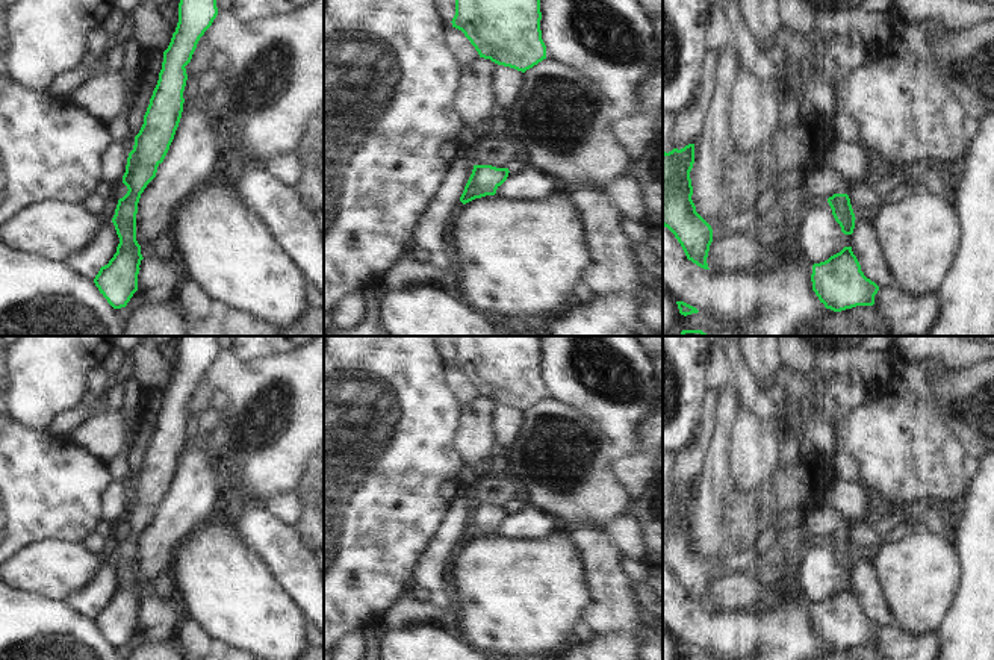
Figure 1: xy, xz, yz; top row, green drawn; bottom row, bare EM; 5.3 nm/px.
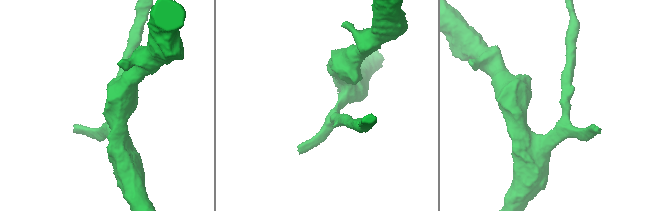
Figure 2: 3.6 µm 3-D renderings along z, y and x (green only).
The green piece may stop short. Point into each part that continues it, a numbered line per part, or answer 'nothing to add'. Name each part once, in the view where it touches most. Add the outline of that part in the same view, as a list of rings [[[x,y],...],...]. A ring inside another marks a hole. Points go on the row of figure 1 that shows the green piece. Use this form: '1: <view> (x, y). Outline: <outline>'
nothing to add.

